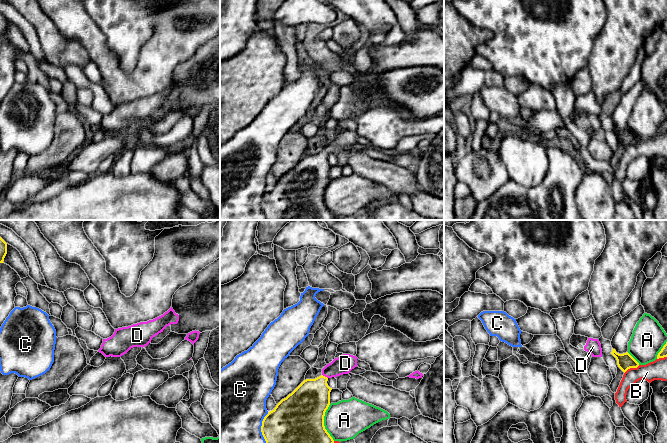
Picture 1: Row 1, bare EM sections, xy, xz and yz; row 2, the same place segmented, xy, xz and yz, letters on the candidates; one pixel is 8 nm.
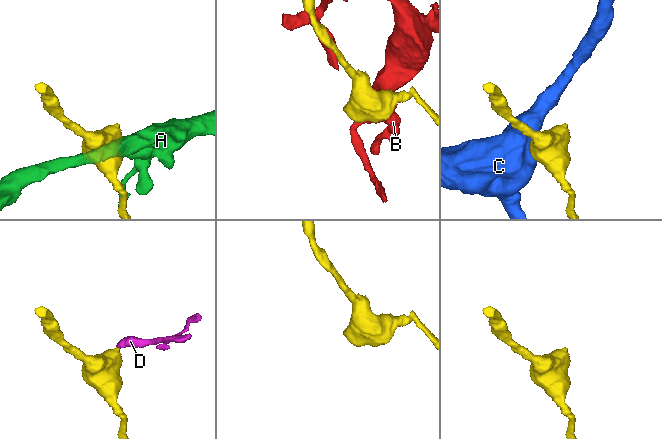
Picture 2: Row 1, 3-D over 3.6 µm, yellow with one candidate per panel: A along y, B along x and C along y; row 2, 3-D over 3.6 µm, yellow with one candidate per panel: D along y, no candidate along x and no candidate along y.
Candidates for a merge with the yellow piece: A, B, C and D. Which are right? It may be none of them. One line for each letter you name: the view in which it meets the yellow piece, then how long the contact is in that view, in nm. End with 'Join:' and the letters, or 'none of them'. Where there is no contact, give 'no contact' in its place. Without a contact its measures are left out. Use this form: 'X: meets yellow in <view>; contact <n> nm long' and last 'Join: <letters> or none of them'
D: meets yellow in xz; contact 60 nm long
Join: D

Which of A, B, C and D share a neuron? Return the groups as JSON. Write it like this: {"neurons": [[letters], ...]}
{"neurons": [["A"], ["B"], ["C"], ["D"]]}

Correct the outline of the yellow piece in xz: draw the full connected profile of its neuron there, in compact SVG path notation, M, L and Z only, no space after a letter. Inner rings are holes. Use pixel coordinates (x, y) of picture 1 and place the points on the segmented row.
M343 354L322 369L322 375L315 379L304 380L291 394L282 399L264 417L261 426L266 443L334 443L324 426L325 412L330 405L329 378L348 374L357 367L357 357Z

